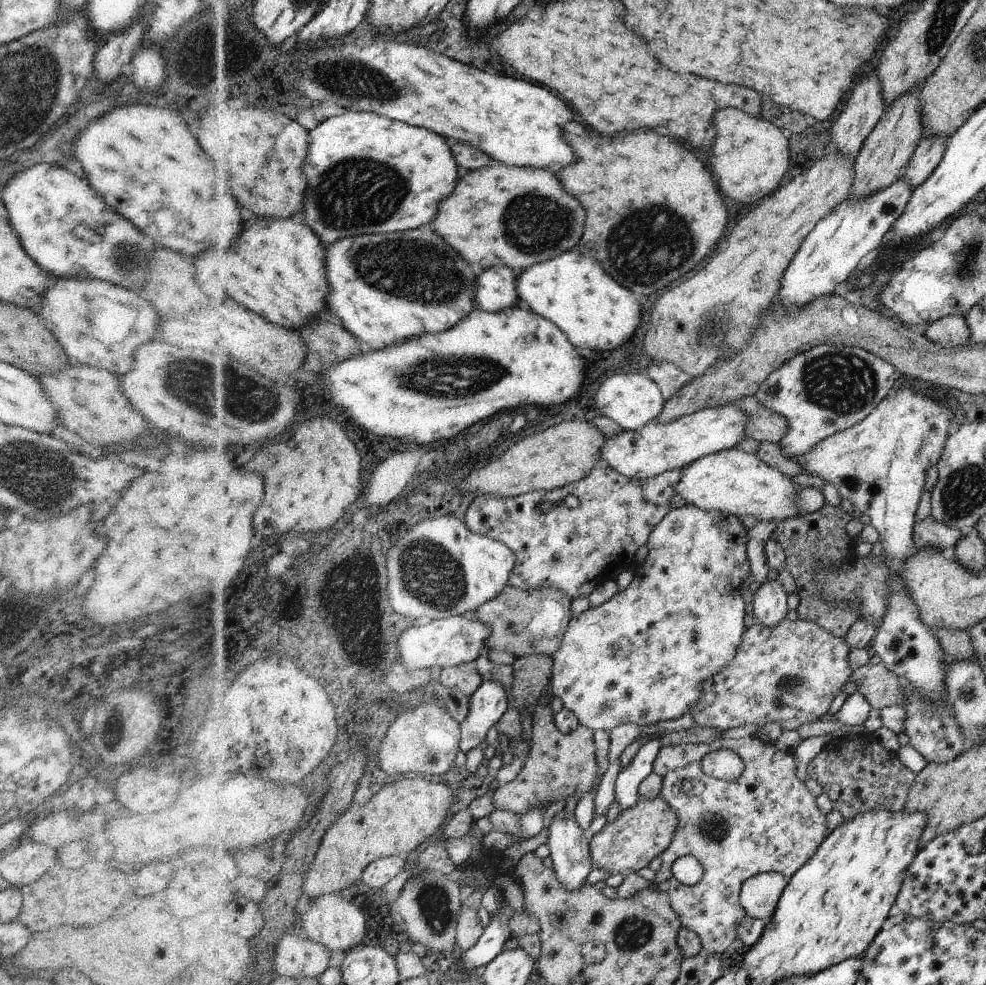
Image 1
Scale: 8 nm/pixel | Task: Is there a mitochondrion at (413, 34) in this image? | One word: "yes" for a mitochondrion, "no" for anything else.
no

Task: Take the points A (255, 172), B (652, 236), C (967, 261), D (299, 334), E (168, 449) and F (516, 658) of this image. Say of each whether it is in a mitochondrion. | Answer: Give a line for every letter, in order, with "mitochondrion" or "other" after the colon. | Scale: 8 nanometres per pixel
A: other
B: mitochondrion
C: mitochondrion
D: other
E: other
F: other

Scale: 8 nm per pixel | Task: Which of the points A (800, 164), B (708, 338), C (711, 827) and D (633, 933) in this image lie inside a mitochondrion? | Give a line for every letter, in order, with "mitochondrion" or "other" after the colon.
A: other
B: mitochondrion
C: mitochondrion
D: mitochondrion

